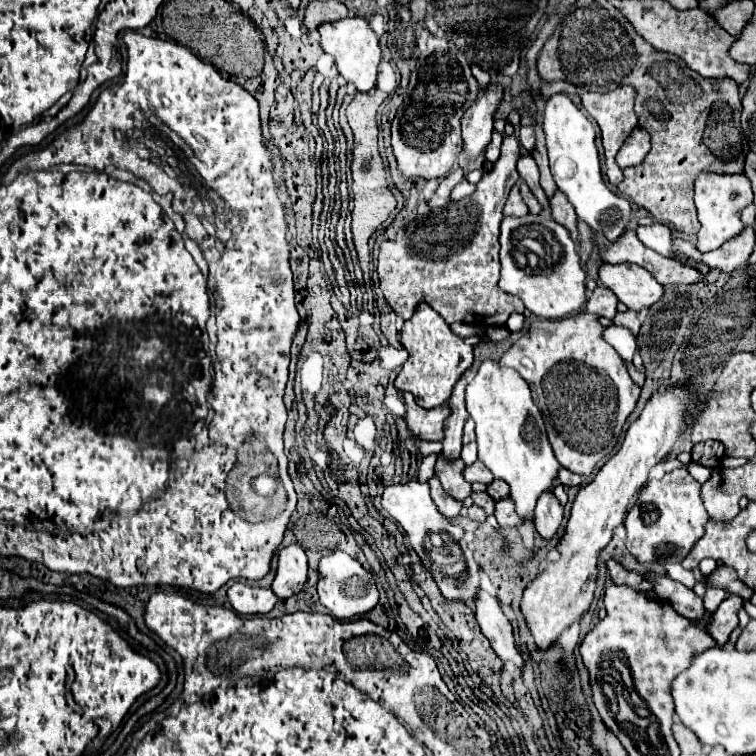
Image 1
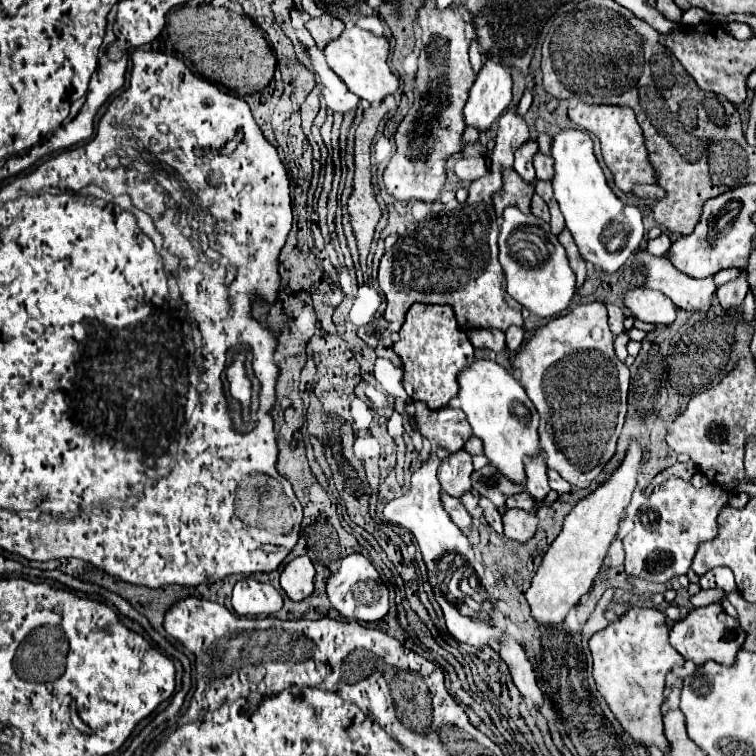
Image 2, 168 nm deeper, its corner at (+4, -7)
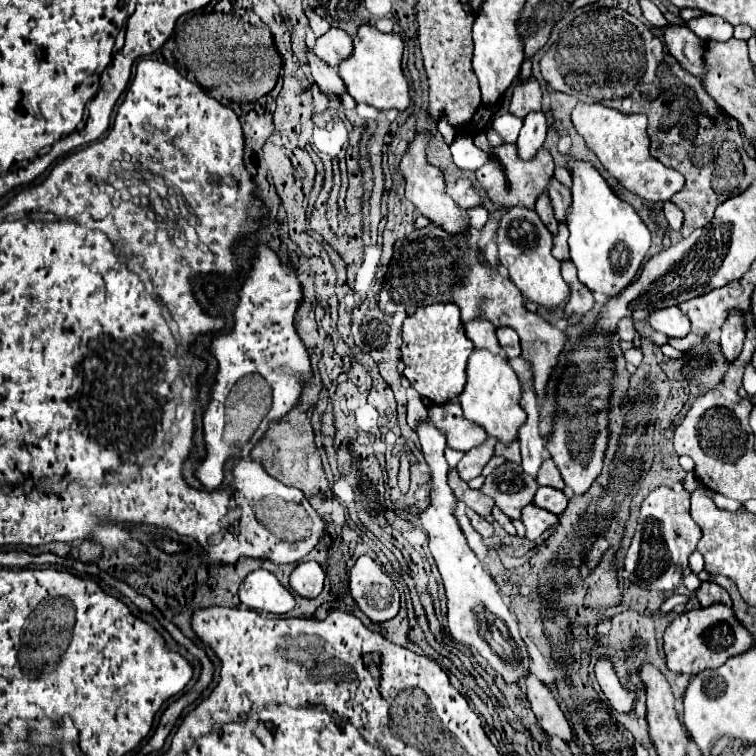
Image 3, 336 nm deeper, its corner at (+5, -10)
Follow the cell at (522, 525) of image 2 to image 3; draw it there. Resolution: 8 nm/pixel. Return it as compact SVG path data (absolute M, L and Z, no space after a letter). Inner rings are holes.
M529 504L523 508L521 520L527 528L527 538L537 540L545 530L549 530L553 524L559 522L559 516L553 512L547 512L543 508L535 508L535 504Z

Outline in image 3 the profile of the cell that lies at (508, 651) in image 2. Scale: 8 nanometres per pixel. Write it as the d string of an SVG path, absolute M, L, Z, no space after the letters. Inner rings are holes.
M529 674L525 678L527 684L527 700L537 716L539 726L549 734L549 736L557 736L565 742L571 742L573 738L573 730L563 714L563 710L559 708L557 700L551 696L551 692L547 690L547 686L543 682L539 682L533 674Z

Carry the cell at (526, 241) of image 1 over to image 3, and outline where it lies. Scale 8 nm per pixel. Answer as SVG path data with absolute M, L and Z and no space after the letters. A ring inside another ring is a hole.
M525 206L509 208L499 222L497 246L501 264L509 270L509 278L515 282L515 286L527 300L549 310L557 308L561 302L567 300L569 286L561 278L561 262L557 262L551 254L553 236L535 210L529 210Z

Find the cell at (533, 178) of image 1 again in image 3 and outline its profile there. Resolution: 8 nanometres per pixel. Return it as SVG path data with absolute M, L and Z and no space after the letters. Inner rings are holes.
M533 112L531 116L523 118L523 128L517 140L519 156L523 160L531 160L537 150L543 146L547 134L547 118L543 112Z

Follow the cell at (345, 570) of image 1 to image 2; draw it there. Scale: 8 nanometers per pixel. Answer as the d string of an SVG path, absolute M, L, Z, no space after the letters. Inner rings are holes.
M352 553L342 559L338 571L334 571L326 581L326 595L330 605L340 613L342 619L356 621L380 621L390 605L388 605L388 589L380 579L380 573L368 561L368 557L360 553Z

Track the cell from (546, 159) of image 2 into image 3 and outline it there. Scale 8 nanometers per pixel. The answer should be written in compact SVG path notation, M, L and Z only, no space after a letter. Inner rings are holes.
M555 178L549 182L549 198L551 198L551 204L553 204L553 210L555 210L555 218L559 222L567 222L565 220L565 212L569 208L569 200L571 200L571 190L565 188L563 184L559 184Z

